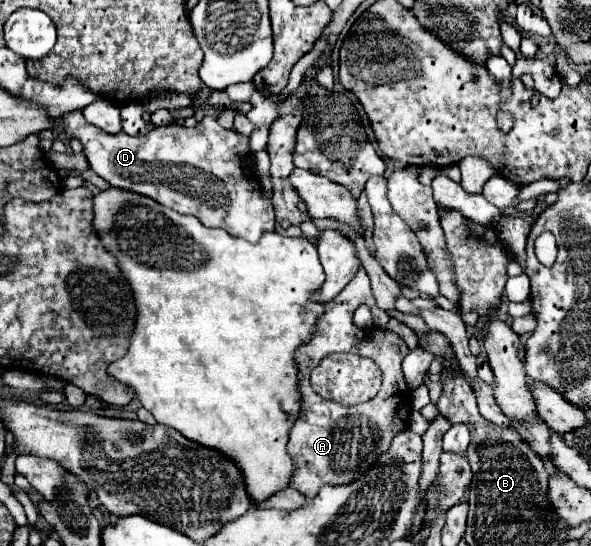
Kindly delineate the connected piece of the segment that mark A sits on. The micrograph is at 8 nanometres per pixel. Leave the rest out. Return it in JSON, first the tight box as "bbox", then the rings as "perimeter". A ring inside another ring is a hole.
{"bbox":[287,269,411,499],"perimeter":[[[359,269],[359,273],[347,283],[347,287],[325,305],[325,313],[317,321],[317,331],[313,339],[307,345],[301,345],[295,353],[299,365],[299,387],[303,389],[303,407],[299,419],[291,429],[287,451],[293,457],[295,465],[291,487],[309,499],[313,499],[323,485],[347,485],[347,481],[355,481],[355,477],[361,477],[361,461],[367,455],[379,457],[381,453],[385,453],[395,433],[409,427],[411,389],[407,387],[401,371],[401,361],[409,353],[409,347],[399,335],[391,331],[371,331],[355,327],[353,313],[361,305],[375,305],[371,283],[363,269]],[[345,351],[373,359],[383,371],[383,385],[377,397],[355,407],[343,407],[333,401],[321,399],[309,383],[311,369],[317,367],[325,355]]]}

